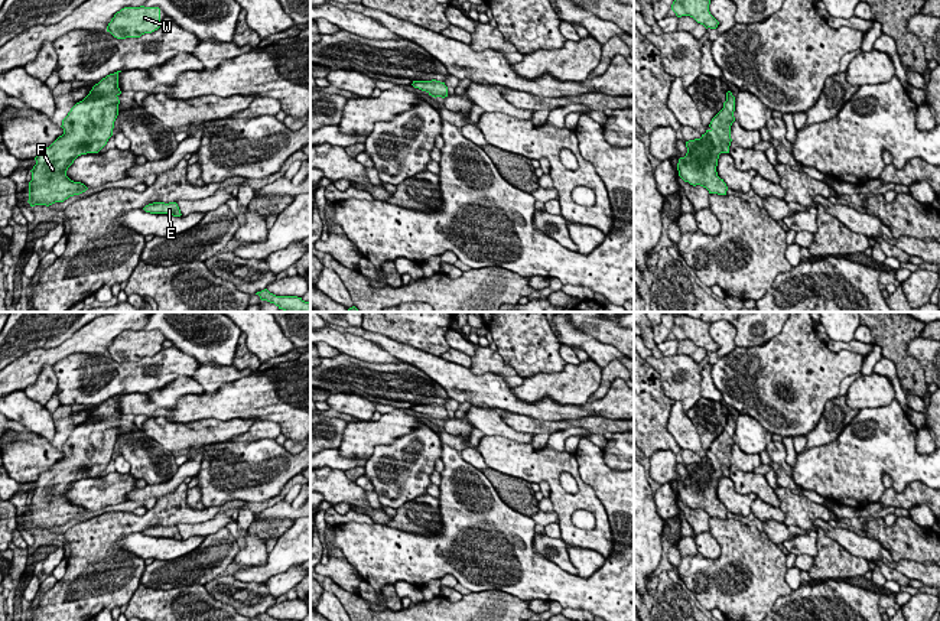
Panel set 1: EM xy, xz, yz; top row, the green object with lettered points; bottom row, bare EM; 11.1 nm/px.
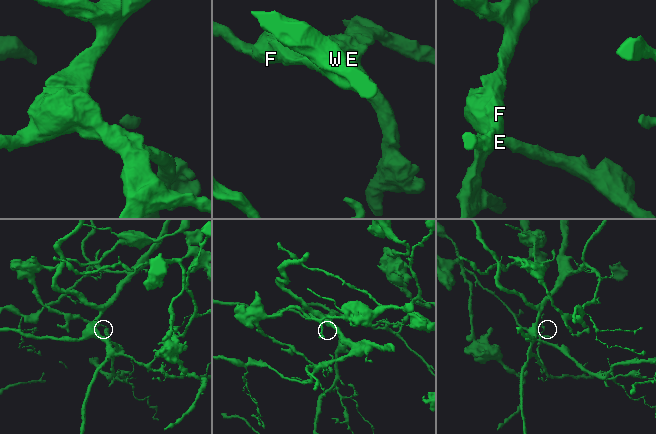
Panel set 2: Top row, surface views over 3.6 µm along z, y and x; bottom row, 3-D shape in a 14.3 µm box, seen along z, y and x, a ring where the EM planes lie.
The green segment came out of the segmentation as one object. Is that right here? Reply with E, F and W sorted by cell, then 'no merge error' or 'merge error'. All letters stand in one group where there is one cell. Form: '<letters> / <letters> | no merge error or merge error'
E F W | no merge error

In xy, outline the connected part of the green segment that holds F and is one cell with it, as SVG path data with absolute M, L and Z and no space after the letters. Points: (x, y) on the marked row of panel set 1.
M118 74L107 75L92 87L90 94L77 103L62 120L64 134L35 157L32 181L29 182L29 204L52 205L88 188L66 176L74 160L87 153L98 153L113 136L118 116Z

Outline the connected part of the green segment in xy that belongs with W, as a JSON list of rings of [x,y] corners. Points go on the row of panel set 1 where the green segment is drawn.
[[[124,7],[114,14],[107,26],[117,39],[140,38],[144,33],[152,33],[160,27],[159,7]]]

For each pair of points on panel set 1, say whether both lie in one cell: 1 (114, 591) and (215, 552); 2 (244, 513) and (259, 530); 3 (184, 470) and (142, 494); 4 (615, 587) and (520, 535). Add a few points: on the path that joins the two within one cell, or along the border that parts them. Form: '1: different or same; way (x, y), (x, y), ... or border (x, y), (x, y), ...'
1: different; border (146, 565), (139, 584)
2: different; border (254, 520), (246, 533)
3: same; way (175, 481), (166, 488), (153, 491)
4: same; way (588, 587), (556, 585), (532, 562)

